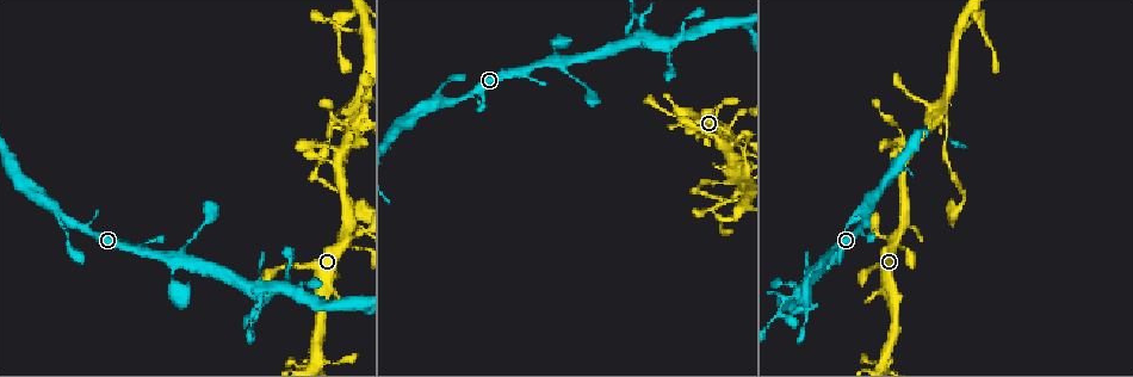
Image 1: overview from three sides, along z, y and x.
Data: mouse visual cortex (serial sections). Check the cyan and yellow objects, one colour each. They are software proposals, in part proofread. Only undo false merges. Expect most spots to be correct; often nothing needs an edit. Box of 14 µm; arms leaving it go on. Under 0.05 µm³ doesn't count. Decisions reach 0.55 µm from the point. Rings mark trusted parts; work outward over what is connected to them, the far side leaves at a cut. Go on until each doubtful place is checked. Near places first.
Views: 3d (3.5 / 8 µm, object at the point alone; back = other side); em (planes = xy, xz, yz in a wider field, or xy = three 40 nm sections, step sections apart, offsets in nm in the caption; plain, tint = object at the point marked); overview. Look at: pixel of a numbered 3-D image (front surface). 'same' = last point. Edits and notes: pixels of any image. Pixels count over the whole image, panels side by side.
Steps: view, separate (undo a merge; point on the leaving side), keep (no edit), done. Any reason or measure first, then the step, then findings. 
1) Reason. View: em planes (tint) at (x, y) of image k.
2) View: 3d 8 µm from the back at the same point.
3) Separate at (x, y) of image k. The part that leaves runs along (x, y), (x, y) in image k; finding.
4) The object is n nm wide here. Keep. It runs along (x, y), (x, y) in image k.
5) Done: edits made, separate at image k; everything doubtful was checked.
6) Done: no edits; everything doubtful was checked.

A narrow waist. View: 3d 3.5 µm at (780, 307) of image 1.

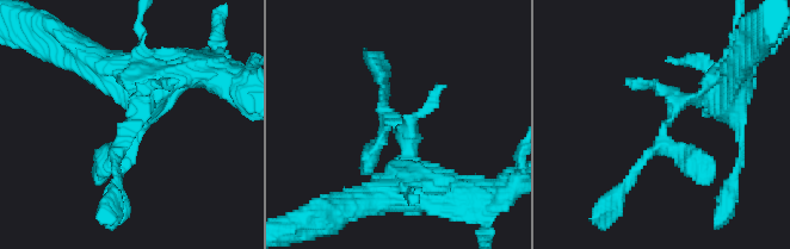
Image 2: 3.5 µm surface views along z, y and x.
Need the tissue. View: em xy step 5 (tint) at (662, 128) of image 2.

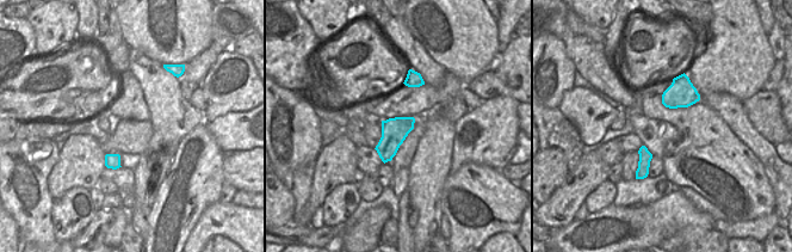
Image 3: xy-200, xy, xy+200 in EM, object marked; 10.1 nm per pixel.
Keep. It runs along (148, 92), (130, 136), (97, 176) in image 2; all the same cell.

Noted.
Abrupt turn. View: 3d 3.5 µm at (357, 113) of image 1.

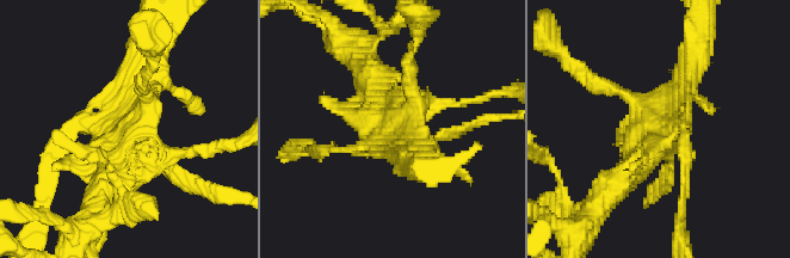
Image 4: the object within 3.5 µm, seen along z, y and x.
View: em xy step 3 (tint) at (389, 135) of image 4.

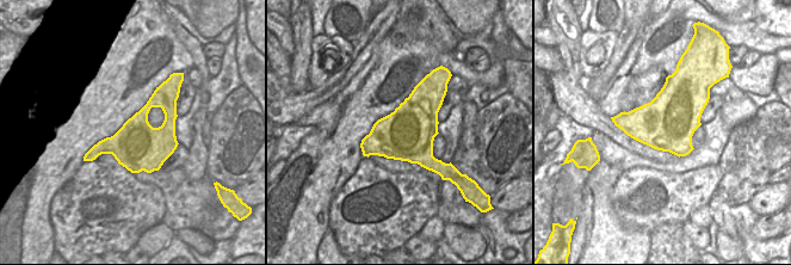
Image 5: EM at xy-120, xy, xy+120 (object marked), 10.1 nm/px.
View: em planes (tint) at the same point.

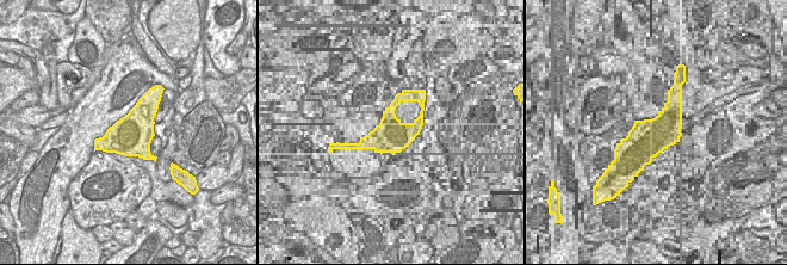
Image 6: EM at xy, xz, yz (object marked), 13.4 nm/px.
Keep. It runs along (611, 188), (676, 126), (691, 63) in image 4; all the same cell.

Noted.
Abrupt turn. View: 3d 8 µm at (697, 186) of image 1.

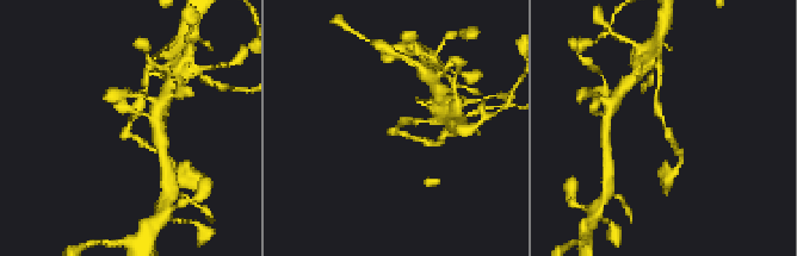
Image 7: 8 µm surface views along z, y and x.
The arms are 150, 200 nm wide. View: em xy step 1 (tint) at (399, 129) of image 7.

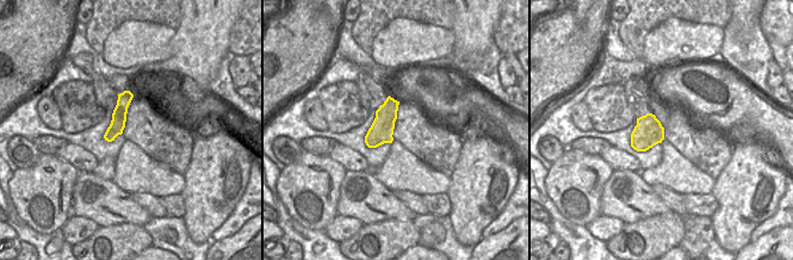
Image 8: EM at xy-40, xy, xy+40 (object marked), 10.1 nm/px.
Keep. Continuous, no second cell.

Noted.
Done: no edits; everything doubtful was checked.

